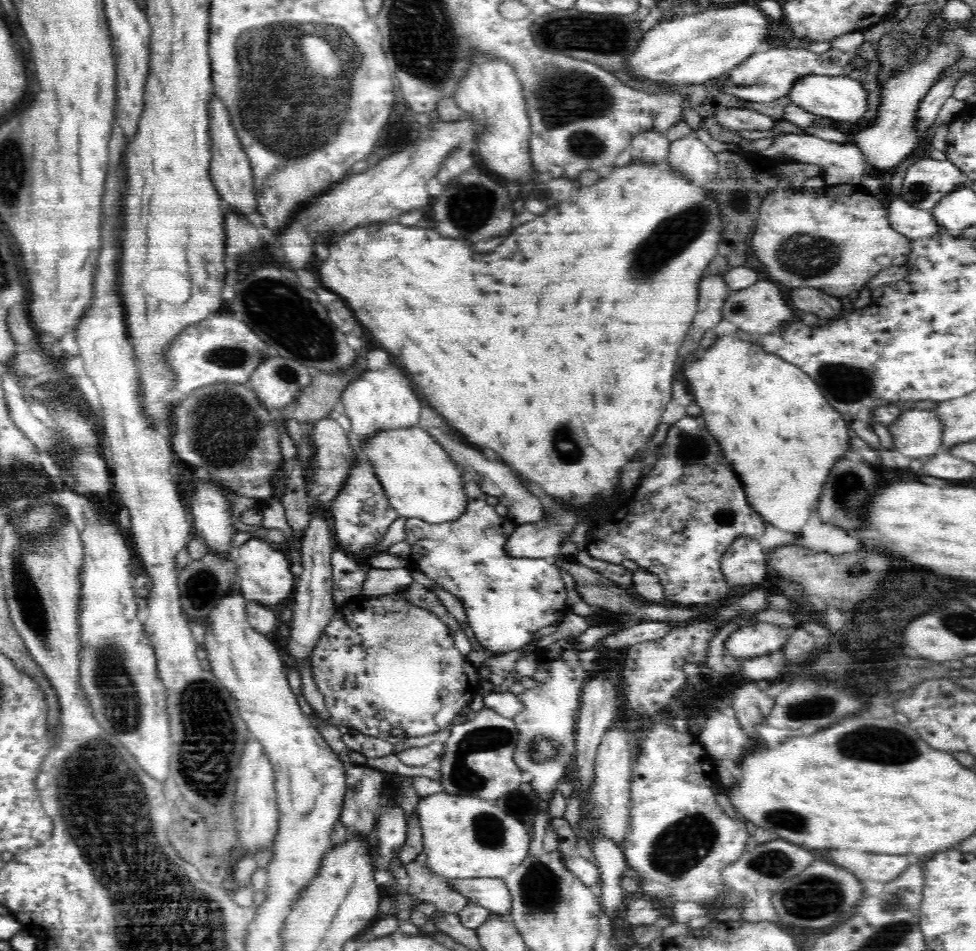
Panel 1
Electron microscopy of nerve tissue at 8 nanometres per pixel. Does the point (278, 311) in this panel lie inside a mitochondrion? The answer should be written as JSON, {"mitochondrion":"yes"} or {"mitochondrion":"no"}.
{"mitochondrion":"yes"}

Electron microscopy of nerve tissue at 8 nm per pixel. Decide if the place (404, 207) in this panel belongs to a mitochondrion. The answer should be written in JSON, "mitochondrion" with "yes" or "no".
{"mitochondrion":"no"}

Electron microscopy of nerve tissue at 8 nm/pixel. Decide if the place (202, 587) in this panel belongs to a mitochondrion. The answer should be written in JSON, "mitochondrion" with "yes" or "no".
{"mitochondrion":"yes"}

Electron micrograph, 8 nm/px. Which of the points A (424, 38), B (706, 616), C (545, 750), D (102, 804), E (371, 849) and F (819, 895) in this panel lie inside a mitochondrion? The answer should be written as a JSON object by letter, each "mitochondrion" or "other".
{"A":"mitochondrion","B":"other","C":"mitochondrion","D":"mitochondrion","E":"other","F":"mitochondrion"}

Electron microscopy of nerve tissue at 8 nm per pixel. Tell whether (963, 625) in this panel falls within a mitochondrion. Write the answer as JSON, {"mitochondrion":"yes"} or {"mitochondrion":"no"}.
{"mitochondrion":"yes"}

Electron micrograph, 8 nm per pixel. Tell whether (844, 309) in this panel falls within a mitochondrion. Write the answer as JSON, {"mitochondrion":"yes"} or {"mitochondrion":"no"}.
{"mitochondrion":"no"}

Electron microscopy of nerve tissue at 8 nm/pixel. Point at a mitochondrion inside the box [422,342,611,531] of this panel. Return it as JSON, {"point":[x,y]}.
{"point":[568,449]}

